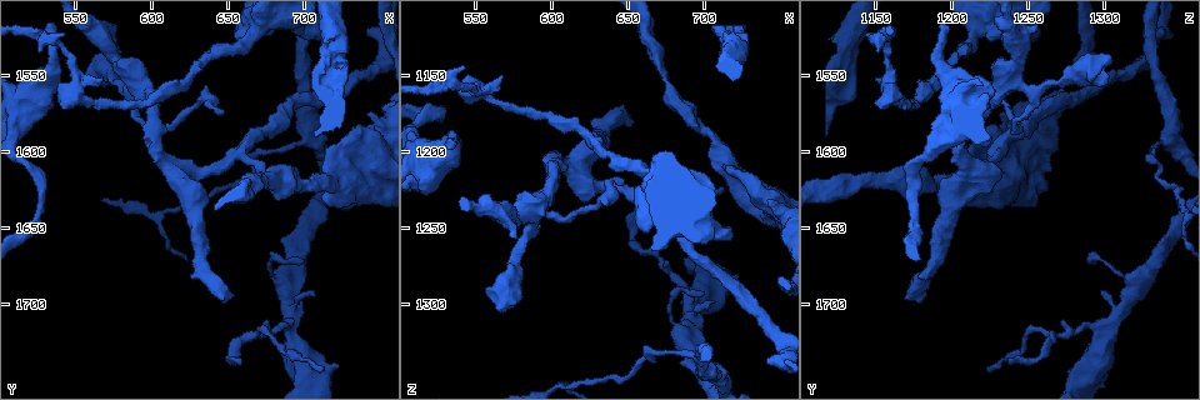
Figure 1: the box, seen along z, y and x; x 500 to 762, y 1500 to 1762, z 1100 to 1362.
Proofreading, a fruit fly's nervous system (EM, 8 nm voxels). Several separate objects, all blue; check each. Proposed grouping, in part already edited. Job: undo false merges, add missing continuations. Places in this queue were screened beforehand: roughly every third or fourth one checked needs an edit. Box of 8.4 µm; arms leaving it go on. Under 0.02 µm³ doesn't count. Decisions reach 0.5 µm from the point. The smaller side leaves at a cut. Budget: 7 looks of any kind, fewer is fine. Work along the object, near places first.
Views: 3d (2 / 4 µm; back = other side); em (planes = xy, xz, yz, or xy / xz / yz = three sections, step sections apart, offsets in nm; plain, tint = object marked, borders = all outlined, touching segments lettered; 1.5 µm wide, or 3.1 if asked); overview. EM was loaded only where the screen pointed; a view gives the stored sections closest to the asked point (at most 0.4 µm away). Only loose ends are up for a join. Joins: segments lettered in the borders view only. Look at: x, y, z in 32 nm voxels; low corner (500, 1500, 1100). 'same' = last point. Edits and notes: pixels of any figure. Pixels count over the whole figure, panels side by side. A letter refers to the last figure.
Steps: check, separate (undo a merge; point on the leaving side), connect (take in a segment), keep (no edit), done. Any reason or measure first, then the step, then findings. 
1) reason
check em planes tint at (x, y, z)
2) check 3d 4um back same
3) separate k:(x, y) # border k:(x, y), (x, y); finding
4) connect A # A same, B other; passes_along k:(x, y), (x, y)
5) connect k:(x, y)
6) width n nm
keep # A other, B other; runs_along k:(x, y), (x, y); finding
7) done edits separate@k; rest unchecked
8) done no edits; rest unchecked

an open end
check em planes borders at (652, 1692, 1182)

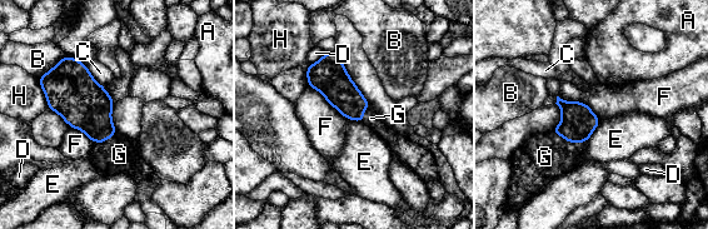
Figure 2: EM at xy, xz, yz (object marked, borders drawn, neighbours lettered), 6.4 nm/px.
longest_contact F 340 nm
connect 2:(544, 157) # A other, B other, C other, D other, E other, F other, G same, H other; the neuron continues

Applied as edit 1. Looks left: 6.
thin neck
check em planes plain at (704, 1622, 1190)

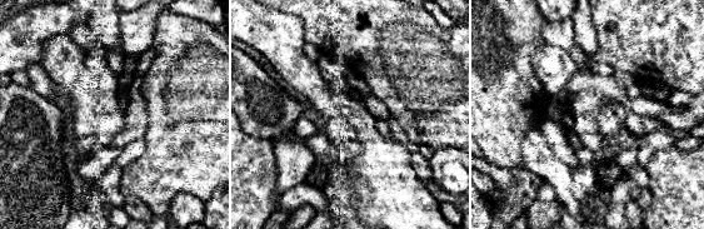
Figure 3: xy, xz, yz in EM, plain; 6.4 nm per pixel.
what lies round it
check em planes borders same

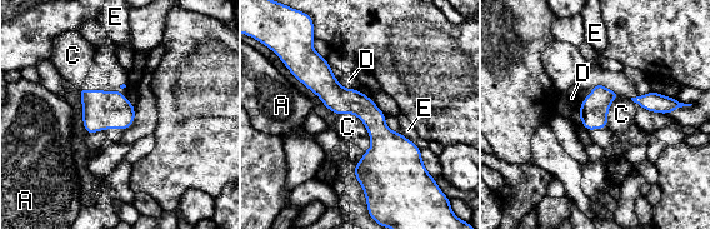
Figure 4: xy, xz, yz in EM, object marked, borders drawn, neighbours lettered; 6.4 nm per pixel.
longest_contact C 320 nm
keep # A other, C other, D other, E other; runs_along 4:(315, 58), (378, 129), (374, 190); all the same neuron

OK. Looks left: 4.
free end
check em xy step 4 borders at (704, 1556, 1118)

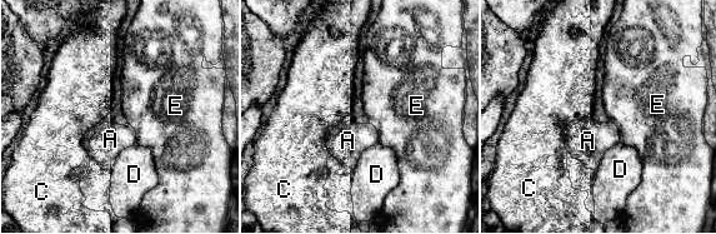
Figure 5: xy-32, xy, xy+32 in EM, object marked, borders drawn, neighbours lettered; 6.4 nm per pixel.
check em planes borders same

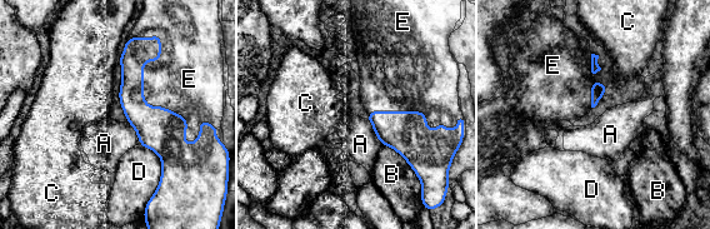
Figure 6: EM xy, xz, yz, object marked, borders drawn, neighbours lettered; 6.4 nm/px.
connect 6:(181, 81) # A other, B other, C other, D other, E same; passes_along 6:(146, 120), (143, 83), (181, 81); the neuron continues

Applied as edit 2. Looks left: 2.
done edits connect@2, connect@6; rest unchecked

